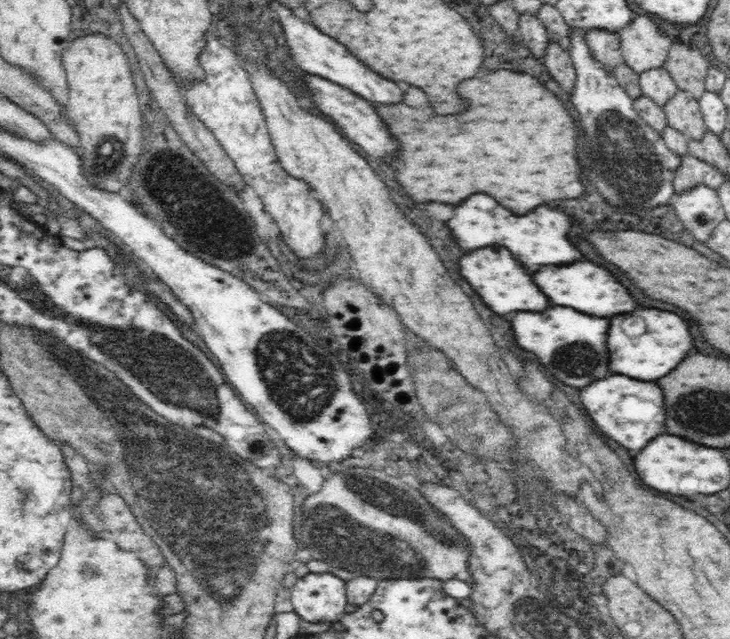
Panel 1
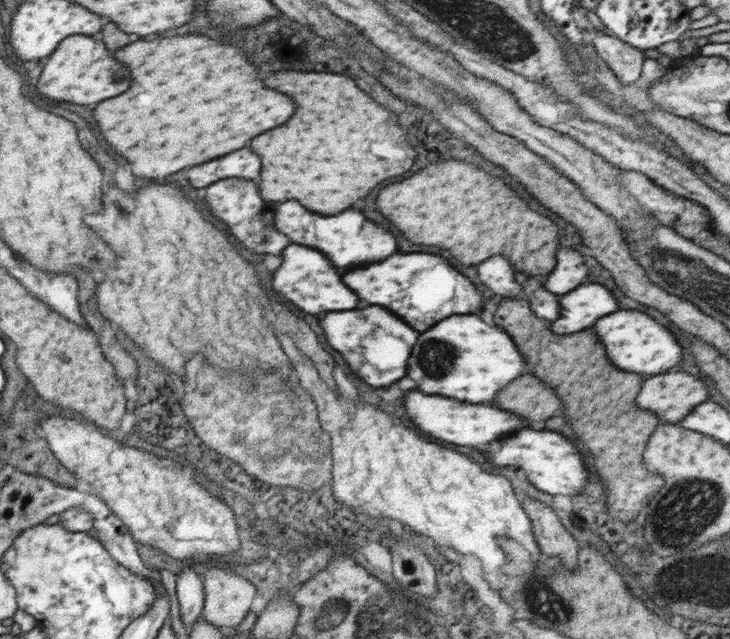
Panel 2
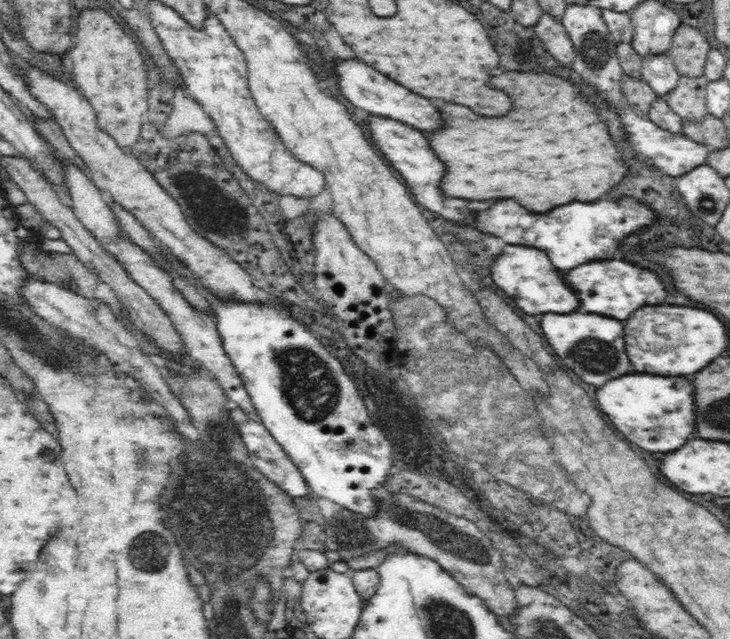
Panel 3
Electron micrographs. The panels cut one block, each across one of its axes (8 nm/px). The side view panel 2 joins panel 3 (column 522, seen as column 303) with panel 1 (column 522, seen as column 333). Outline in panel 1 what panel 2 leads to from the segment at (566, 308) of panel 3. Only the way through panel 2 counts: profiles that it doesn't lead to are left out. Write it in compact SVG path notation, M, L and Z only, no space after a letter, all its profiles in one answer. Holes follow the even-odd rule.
M494 246L494 250L482 248L464 256L460 260L460 274L496 314L508 314L520 310L534 312L534 310L546 310L550 306L546 294L534 284L532 276L524 270L524 266L512 254L508 256L508 250L504 246Z

